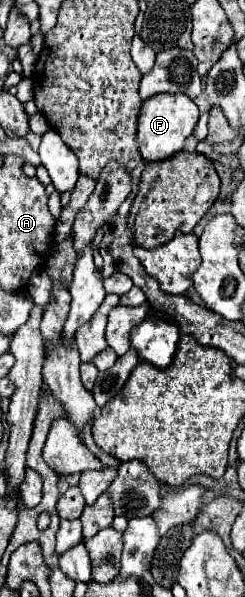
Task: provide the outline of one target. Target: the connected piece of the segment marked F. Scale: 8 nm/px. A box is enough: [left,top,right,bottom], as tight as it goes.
[137,93,199,161]

